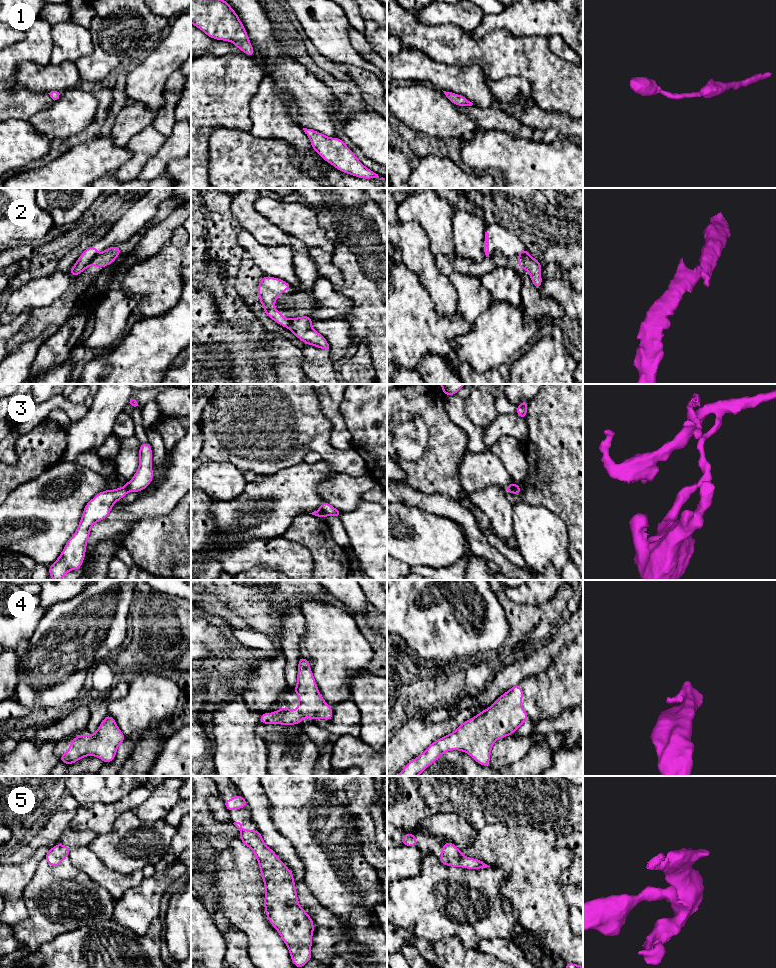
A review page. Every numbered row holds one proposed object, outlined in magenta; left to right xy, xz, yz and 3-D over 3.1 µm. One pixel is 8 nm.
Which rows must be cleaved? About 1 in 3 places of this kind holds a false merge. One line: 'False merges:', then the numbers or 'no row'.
False merges: 2, 3

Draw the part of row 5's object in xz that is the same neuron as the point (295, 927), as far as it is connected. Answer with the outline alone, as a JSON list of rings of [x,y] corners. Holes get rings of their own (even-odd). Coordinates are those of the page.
[[[240,822],[233,823],[240,831],[240,840],[253,853],[258,861],[262,880],[265,885],[264,908],[270,924],[278,931],[280,937],[286,944],[292,963],[297,968],[302,968],[312,958],[312,936],[314,923],[307,912],[299,905],[293,873],[287,865],[282,862],[276,853],[269,848],[259,830],[247,830],[242,828]]]

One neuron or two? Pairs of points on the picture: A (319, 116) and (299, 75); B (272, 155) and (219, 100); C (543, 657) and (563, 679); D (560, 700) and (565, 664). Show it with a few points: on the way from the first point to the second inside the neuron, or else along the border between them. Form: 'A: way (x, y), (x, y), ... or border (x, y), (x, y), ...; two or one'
A: way (309, 106), (298, 94), (298, 85); one
B: border (226, 127), (249, 132); two
C: border (555, 653), (551, 662), (534, 676); two
D: way (560, 691), (560, 688), (565, 683), (565, 673); one

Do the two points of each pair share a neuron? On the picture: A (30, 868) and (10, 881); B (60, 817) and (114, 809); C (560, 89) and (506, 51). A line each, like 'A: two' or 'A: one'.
A: one
B: two
C: one

